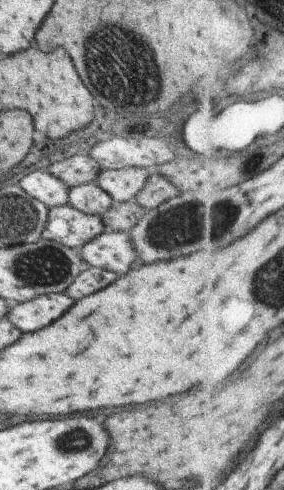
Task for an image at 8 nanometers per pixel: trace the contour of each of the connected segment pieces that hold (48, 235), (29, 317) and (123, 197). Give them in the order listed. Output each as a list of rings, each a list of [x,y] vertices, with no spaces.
[[[63,205],[49,208],[41,238],[79,252],[86,242],[102,232],[104,224],[100,215],[90,215],[70,205]]]
[[[64,293],[44,294],[33,300],[10,304],[6,318],[12,326],[16,326],[22,333],[40,330],[50,322],[58,320],[74,300]]]
[[[144,167],[102,169],[95,183],[112,198],[113,203],[122,203],[132,201],[150,176],[150,171]]]

